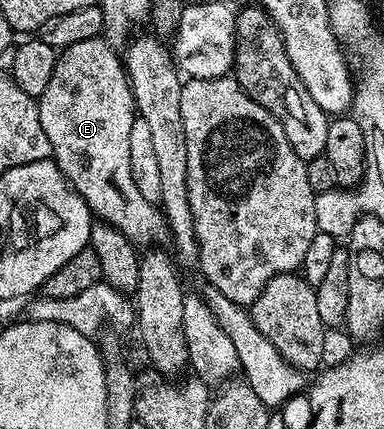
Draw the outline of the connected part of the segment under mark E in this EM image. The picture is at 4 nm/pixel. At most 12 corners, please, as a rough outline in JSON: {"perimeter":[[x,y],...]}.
{"perimeter":[[101,36],[59,52],[36,100],[52,160],[136,247],[167,240],[140,195],[136,110]]}

